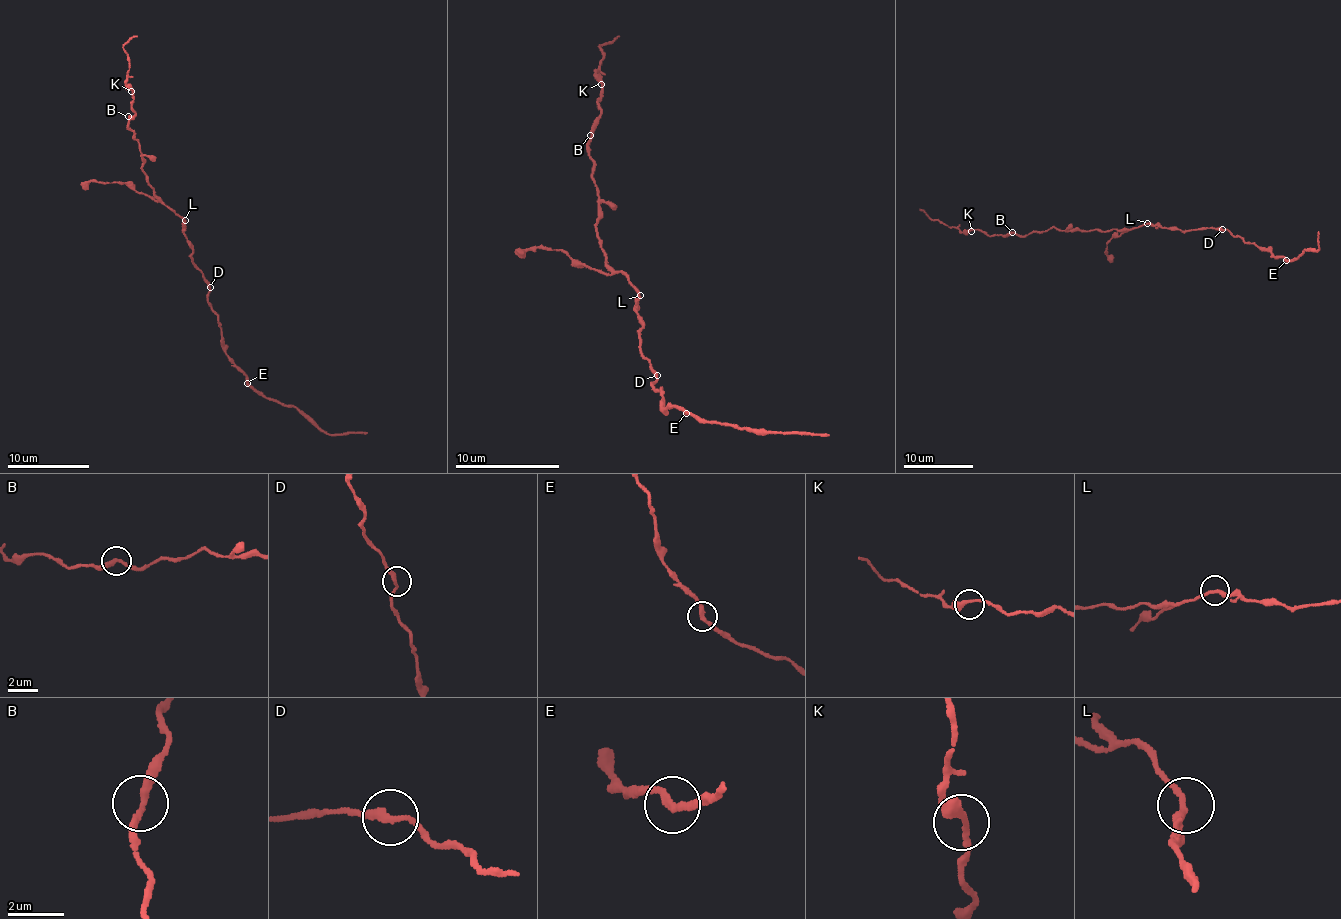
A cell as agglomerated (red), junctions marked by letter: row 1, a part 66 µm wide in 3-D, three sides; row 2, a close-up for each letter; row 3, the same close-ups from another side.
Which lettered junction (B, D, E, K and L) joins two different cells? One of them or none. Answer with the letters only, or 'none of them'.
none of them

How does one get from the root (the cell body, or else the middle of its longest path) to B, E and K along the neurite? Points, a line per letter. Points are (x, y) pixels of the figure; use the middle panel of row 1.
B: (636, 313), (637, 288), (629, 278), (607, 264), (602, 239), (597, 237), (598, 188), (587, 150), (590, 135)
E: (636, 313), (643, 326), (640, 356), (657, 375), (651, 387), (662, 390), (660, 407), (685, 413)
K: (636, 313), (637, 288), (629, 278), (607, 264), (595, 226), (598, 188), (587, 139), (600, 114), (601, 84)

